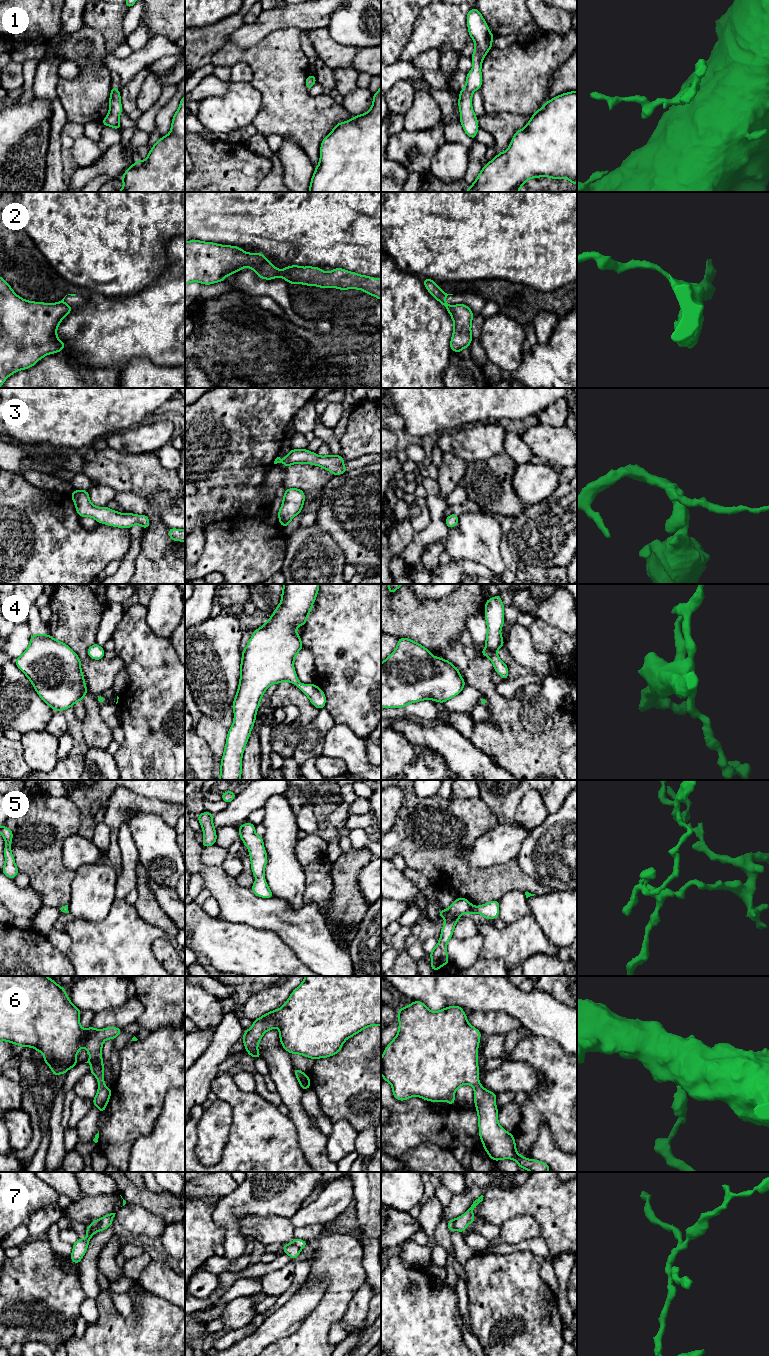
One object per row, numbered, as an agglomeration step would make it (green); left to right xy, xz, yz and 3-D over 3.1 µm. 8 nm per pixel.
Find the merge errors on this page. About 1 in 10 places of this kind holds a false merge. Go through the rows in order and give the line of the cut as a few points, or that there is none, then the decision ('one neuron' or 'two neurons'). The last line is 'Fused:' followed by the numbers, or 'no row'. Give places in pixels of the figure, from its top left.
1: no cut; one neuron
2: cut in yz along (450, 305), (446, 307); two neurons
3: no cut; one neuron
4: no cut; one neuron
5: no cut; one neuron
6: no cut; one neuron
7: cut in xy along (100, 1219), (100, 1228), (98, 1230); two neurons
Fused: 2, 7

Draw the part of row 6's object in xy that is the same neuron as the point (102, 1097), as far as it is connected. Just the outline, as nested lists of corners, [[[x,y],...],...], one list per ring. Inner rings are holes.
[[[0,976],[0,1041],[40,1051],[54,1076],[65,1074],[78,1065],[76,1056],[83,1046],[90,1056],[85,1062],[92,1066],[89,1073],[98,1080],[97,1094],[92,1103],[102,1114],[112,1093],[104,1083],[102,1046],[105,1040],[114,1040],[122,1029],[95,1029],[92,1026],[83,1029],[80,1014],[80,1009],[71,1003],[65,989],[47,976]]]

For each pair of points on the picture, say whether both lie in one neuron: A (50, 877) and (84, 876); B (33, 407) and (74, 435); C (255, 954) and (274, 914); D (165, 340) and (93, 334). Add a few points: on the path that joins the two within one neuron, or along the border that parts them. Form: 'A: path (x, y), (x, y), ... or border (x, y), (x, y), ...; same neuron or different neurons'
A: border (75, 871), (75, 877), (70, 886), (69, 899); different neurons
B: path (43, 407), (46, 407), (64, 425); same neuron
C: border (244, 923), (268, 928), (285, 943); different neurons
D: path (147, 338), (111, 338); same neuron

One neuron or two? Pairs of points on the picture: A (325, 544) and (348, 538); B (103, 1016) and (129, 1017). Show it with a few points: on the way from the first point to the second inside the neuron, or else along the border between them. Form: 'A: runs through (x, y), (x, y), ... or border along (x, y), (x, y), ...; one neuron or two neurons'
A: border along (318, 525), (341, 549), (346, 562); two neurons
B: runs through (109, 1017), (123, 1017); one neuron

